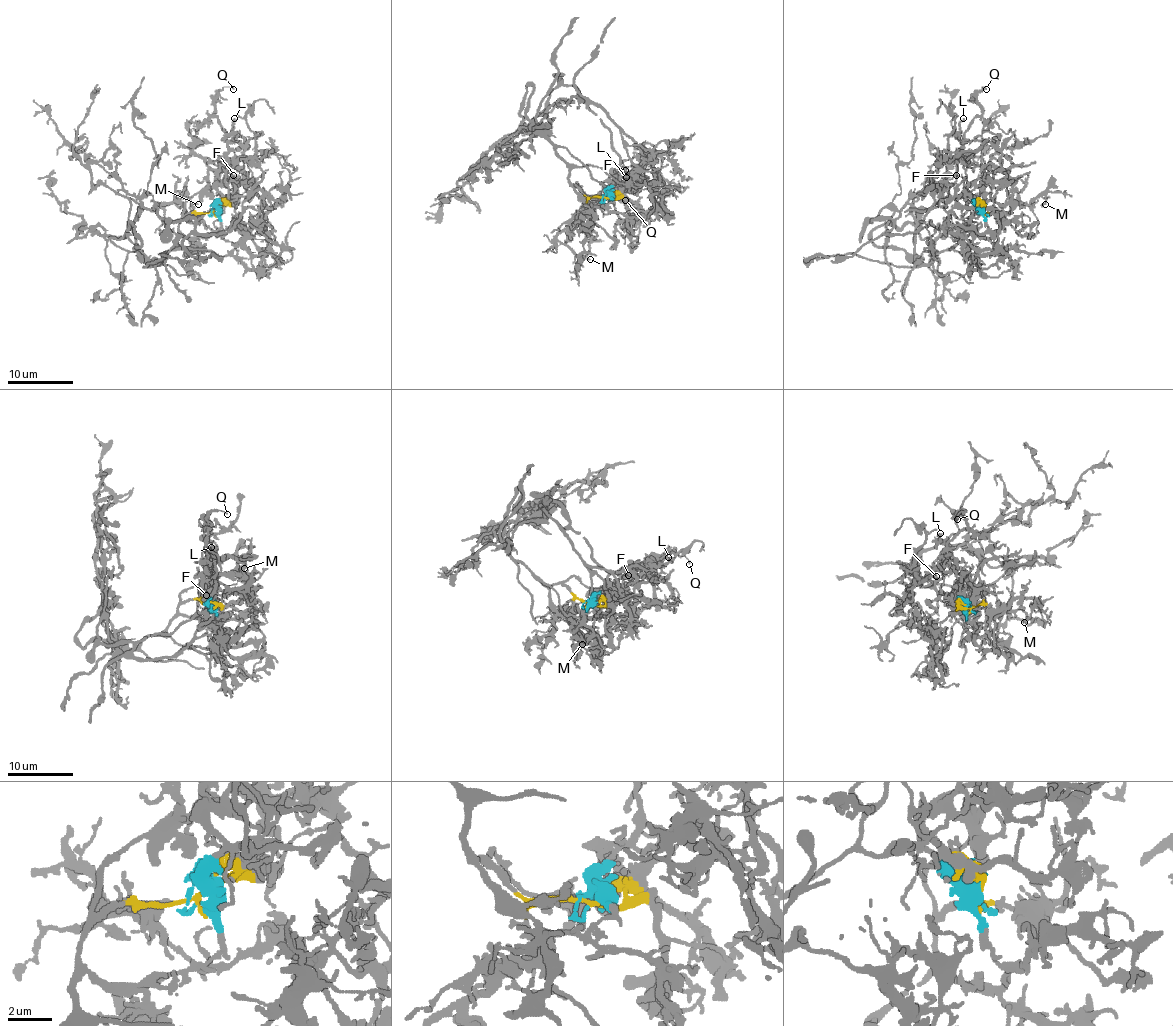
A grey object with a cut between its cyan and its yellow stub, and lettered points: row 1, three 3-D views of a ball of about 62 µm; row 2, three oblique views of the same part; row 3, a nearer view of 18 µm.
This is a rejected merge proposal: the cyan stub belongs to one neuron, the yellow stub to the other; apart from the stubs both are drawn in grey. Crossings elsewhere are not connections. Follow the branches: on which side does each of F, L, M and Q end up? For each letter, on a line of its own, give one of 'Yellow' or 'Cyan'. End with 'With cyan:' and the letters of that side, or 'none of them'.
F: Cyan
L: Cyan
M: Yellow
Q: Cyan
With cyan: F, L, Q

